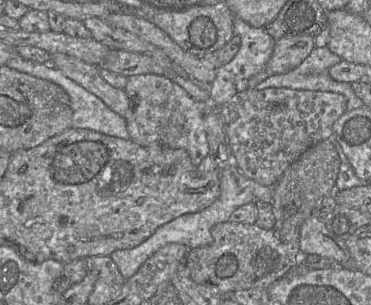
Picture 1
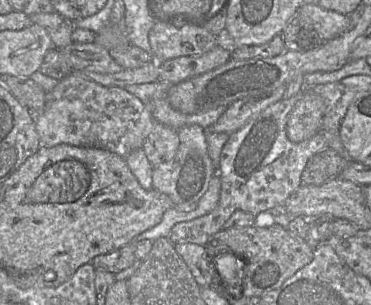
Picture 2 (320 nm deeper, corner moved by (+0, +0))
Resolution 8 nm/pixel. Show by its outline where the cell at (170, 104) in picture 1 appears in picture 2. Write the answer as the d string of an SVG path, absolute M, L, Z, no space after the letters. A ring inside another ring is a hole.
M186 125L177 130L179 146L175 156L168 162L153 167L152 187L166 194L175 205L184 202L195 202L207 191L210 180L217 175L207 150L205 129L199 125Z

